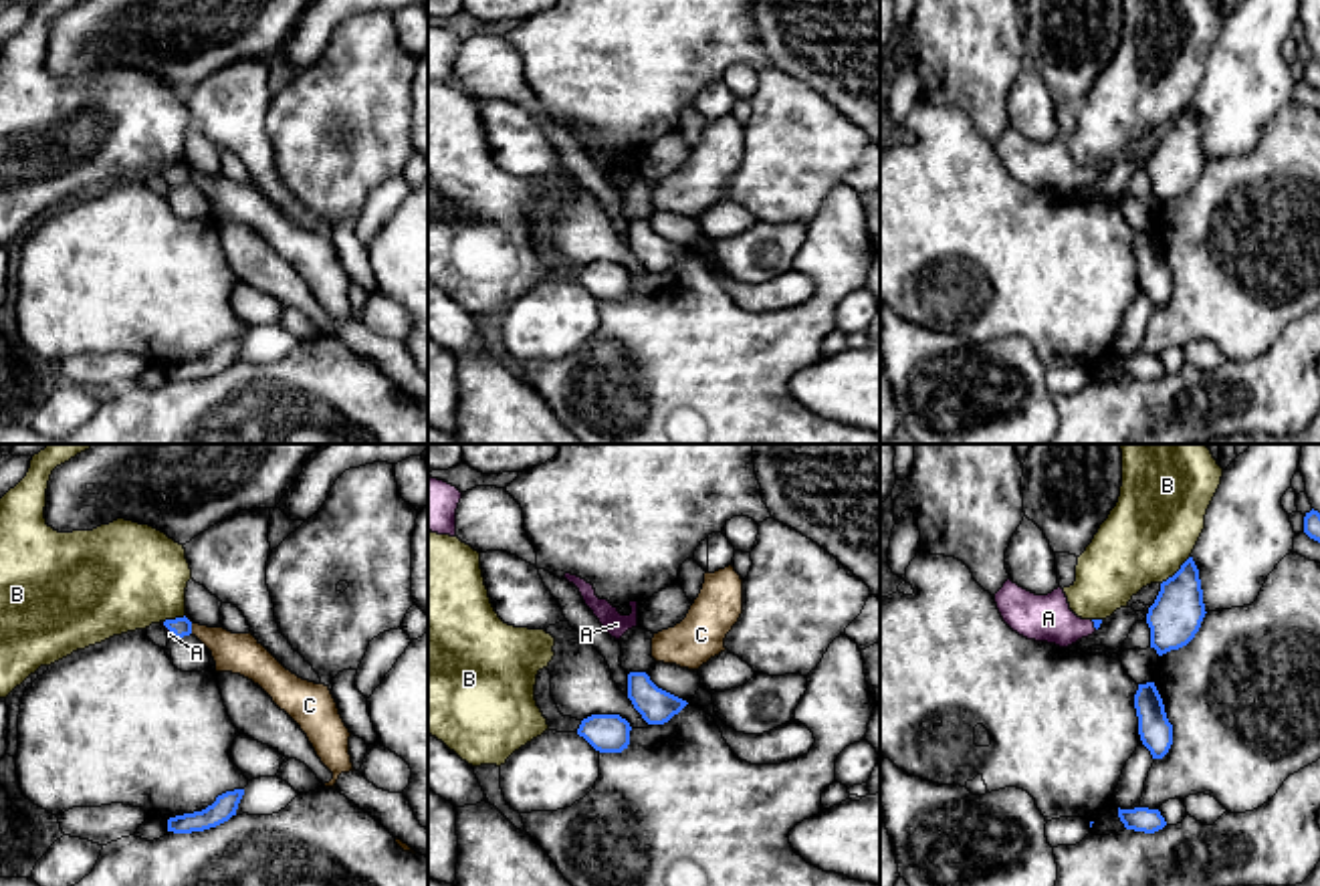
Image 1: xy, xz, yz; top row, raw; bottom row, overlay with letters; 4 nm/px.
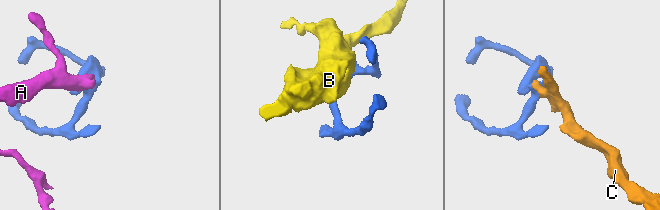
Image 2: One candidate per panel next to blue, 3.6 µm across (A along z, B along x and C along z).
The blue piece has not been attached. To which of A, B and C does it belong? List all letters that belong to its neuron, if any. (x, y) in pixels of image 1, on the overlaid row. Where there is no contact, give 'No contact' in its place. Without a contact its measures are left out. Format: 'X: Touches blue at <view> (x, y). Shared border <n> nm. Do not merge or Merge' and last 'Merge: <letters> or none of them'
A: Touches blue at xy (168, 628). Shared border 80 nm. Merge
B: Touches blue at yz (1177, 572). Shared border 170 nm. Do not merge
C: Touches blue at xy (190, 624). Shared border 80 nm. Do not merge
Merge: A

